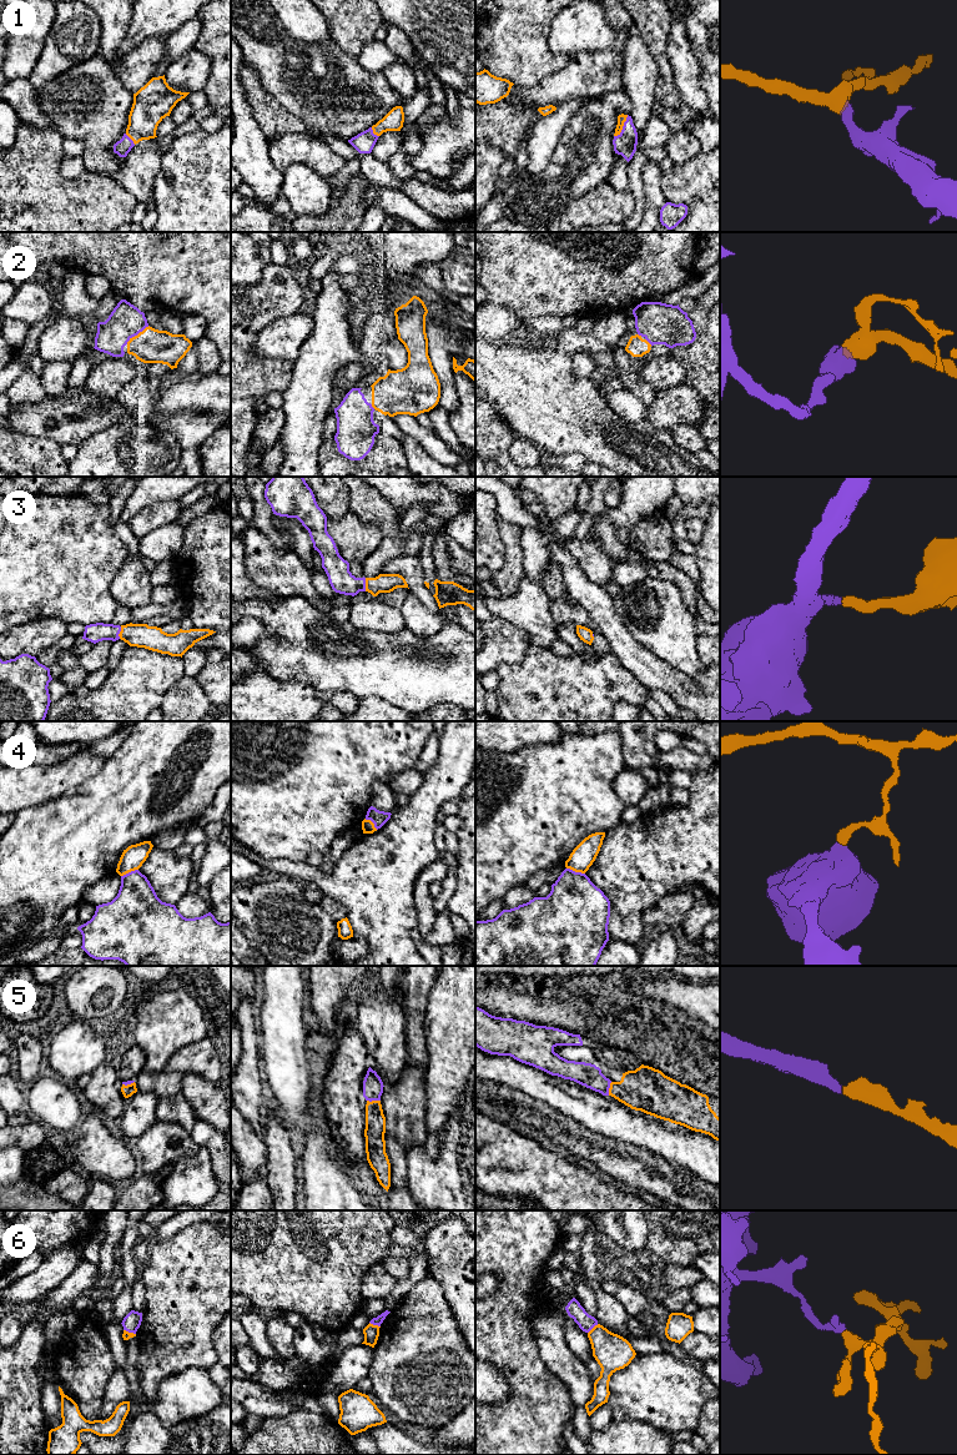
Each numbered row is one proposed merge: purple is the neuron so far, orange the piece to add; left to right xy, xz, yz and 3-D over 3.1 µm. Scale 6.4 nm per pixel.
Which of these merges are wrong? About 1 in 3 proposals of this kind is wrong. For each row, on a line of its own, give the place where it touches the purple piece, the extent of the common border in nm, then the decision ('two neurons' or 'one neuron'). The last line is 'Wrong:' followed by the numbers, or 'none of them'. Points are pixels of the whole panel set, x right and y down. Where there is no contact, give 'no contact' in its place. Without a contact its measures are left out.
1: meets purple in yz at (623, 126); contact 170 nm long; one neuron
2: meets purple in xy at (137, 333); contact 190 nm long; one neuron
3: meets purple in xz at (364, 584); contact 90 nm long; one neuron
4: meets purple in yz at (574, 871); contact 130 nm long; two neurons
5: meets purple in xz at (373, 1099); contact 90 nm long; one neuron
6: meets purple in xz at (374, 1324); contact 80 nm long; two neurons
Wrong: 4, 6

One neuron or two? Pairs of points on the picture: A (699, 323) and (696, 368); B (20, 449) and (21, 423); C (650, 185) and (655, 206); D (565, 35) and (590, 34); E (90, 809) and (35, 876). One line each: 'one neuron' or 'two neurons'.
A: one neuron
B: two neurons
C: one neuron
D: one neuron
E: one neuron

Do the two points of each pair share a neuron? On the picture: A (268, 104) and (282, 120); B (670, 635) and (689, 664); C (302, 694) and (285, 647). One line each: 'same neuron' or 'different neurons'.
A: same neuron
B: same neuron
C: different neurons

